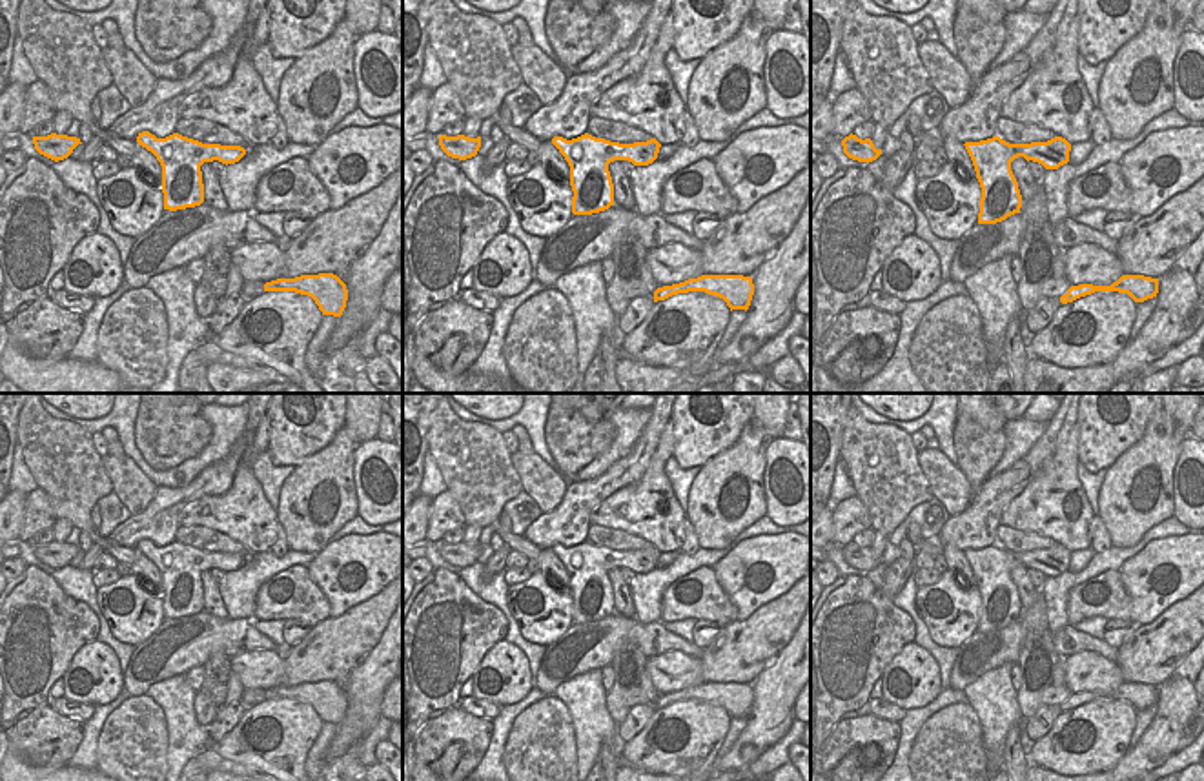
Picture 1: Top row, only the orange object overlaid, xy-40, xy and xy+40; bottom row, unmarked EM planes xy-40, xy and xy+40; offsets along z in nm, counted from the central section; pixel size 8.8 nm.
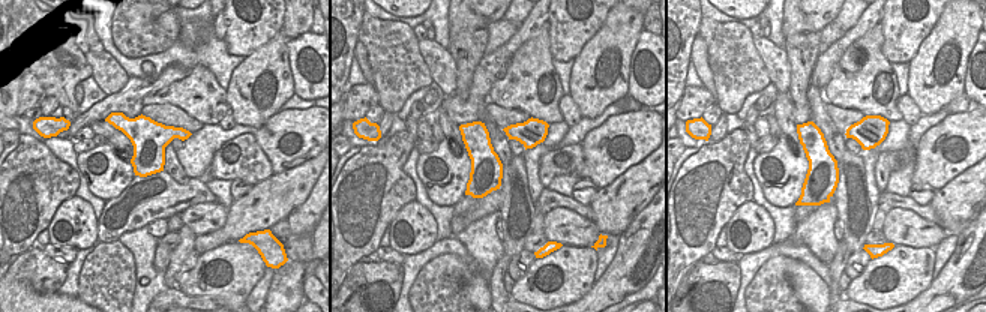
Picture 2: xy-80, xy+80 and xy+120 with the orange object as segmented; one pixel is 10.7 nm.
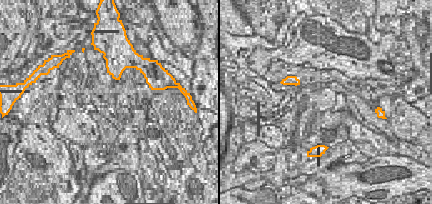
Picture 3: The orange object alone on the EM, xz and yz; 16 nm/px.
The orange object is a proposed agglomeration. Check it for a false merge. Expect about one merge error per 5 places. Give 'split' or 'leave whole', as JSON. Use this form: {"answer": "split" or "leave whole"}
{"answer": "leave whole"}

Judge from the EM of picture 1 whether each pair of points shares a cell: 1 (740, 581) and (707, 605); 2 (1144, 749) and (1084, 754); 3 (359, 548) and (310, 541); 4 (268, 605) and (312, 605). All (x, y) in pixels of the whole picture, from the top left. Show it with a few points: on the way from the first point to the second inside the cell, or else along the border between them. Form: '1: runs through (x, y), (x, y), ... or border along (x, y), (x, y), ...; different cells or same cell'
1: border along (713, 568), (718, 585), (736, 608), (736, 619); different cells
2: border along (1130, 747), (1117, 761); different cells
3: border along (328, 541), (317, 554); different cells
4: runs through (279, 605), (301, 605); same cell

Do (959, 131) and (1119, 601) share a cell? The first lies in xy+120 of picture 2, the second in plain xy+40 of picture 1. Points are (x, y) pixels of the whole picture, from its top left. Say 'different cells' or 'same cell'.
different cells

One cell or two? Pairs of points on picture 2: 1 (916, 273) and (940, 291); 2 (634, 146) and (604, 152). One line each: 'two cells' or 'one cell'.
1: two cells
2: one cell

